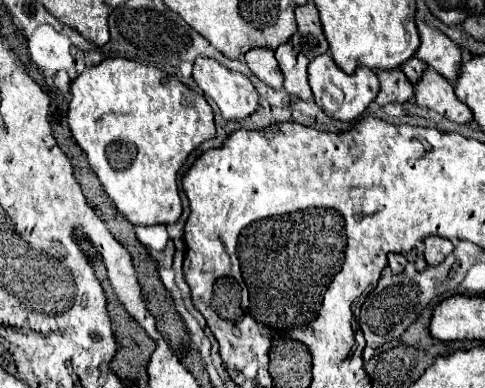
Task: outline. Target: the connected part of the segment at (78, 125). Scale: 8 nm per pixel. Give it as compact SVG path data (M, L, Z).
M106 58L100 64L86 68L70 86L72 102L68 108L68 126L72 138L86 154L90 170L100 180L116 210L134 226L174 224L180 218L182 202L178 196L176 172L196 146L216 134L212 108L206 98L190 88L184 88L186 86L174 76L168 78L168 74L154 66L126 58Z

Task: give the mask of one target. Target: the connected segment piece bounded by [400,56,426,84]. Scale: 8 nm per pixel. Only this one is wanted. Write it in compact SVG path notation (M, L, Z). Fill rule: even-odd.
M416 56L412 58L412 60L408 60L408 62L404 62L402 66L400 66L400 70L408 76L408 80L412 80L412 84L416 84L418 80L420 80L420 76L422 76L422 72L426 70L426 64L422 62L422 60L418 60Z

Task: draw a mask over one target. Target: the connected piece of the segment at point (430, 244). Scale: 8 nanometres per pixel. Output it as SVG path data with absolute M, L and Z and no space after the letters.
M428 236L424 240L424 258L428 262L428 266L436 266L440 264L452 250L452 242L450 240L444 240L444 238L438 238L438 236Z

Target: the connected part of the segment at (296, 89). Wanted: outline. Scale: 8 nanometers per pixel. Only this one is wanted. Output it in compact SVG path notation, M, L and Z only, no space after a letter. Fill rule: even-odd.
M290 42L282 44L274 52L276 52L276 60L280 64L280 70L284 74L284 88L290 94L298 96L300 100L310 100L312 90L308 86L308 72L306 72L310 60L304 54L296 52Z

